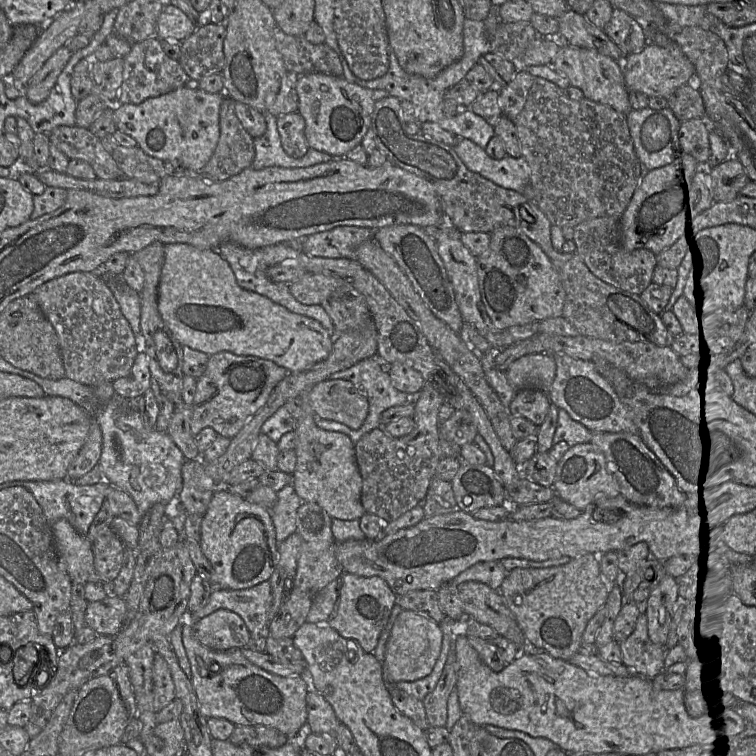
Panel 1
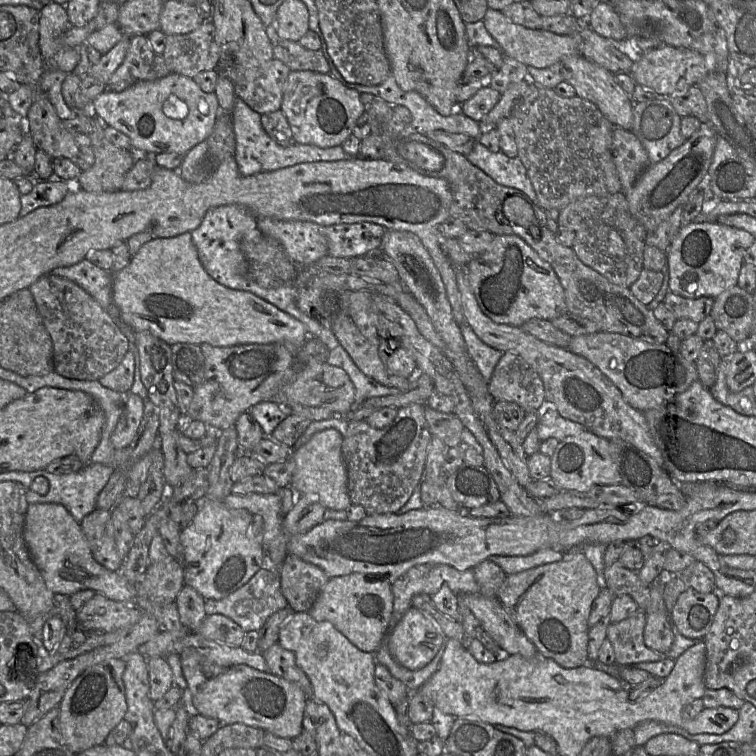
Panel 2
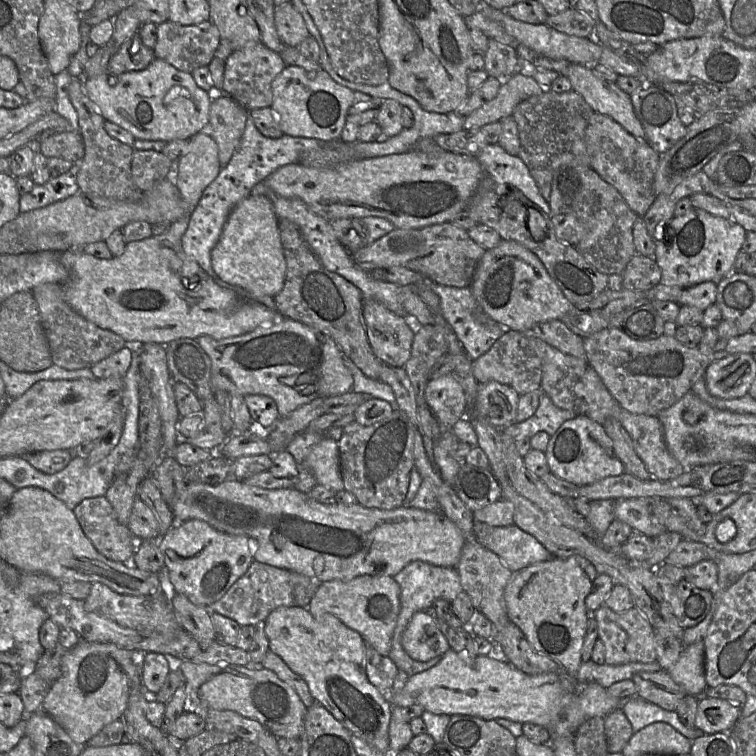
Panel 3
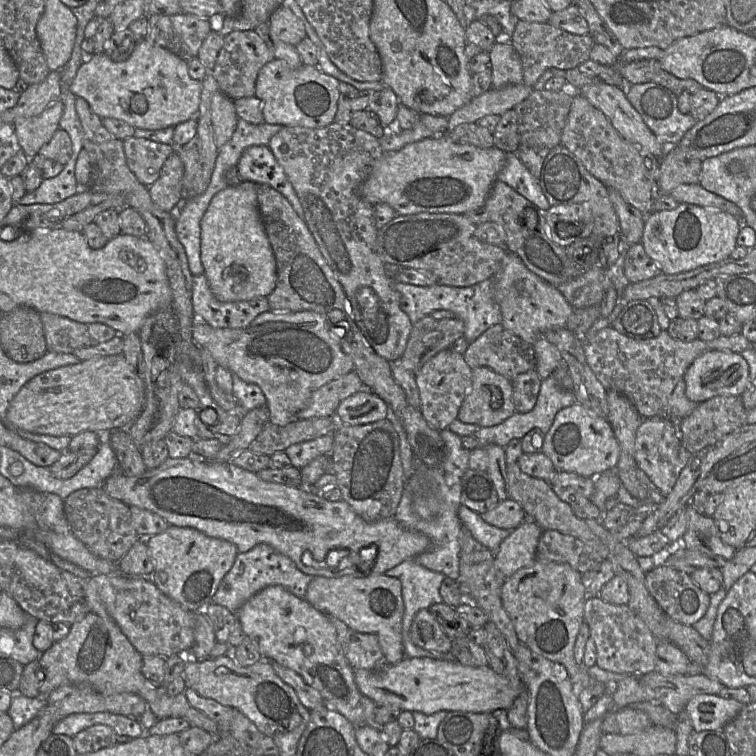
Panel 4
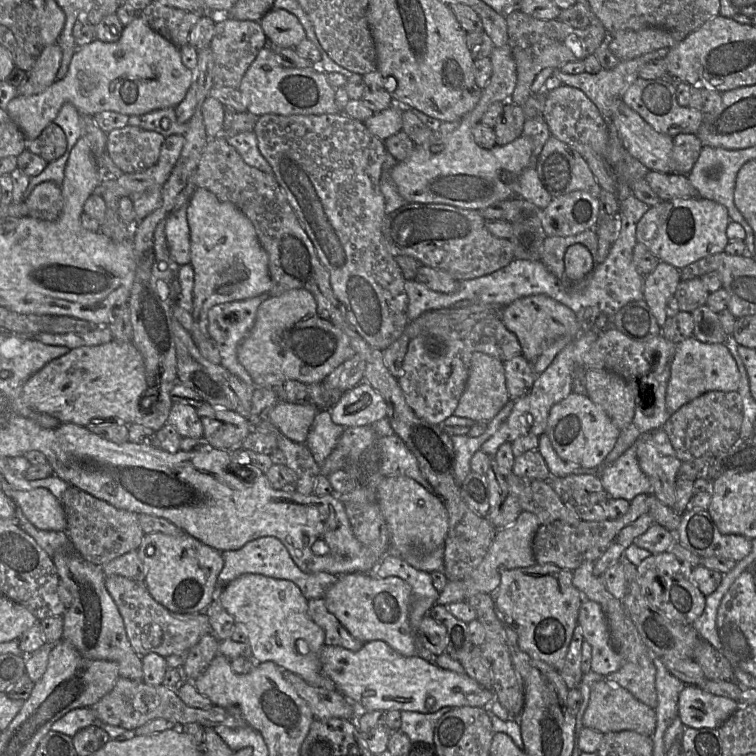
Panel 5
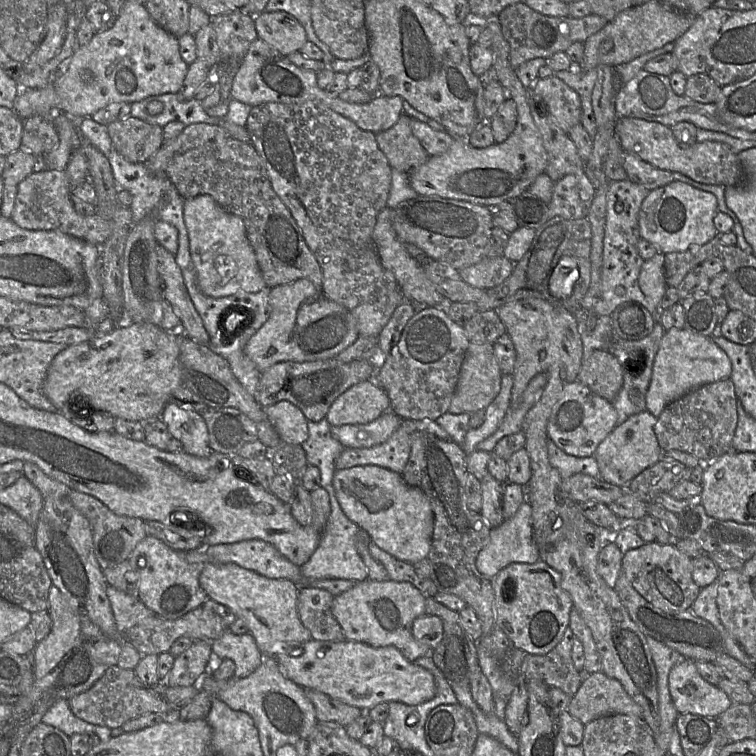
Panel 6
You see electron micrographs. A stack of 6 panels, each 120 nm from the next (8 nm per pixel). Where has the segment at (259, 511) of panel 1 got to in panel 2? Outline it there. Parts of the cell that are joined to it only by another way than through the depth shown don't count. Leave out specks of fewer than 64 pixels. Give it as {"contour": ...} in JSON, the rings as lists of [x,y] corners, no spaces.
{"contour":[[[234,426],[218,431],[216,451],[208,466],[209,487],[199,502],[199,509],[192,522],[181,529],[180,542],[182,546],[181,563],[184,571],[184,583],[195,589],[204,599],[218,600],[234,592],[262,567],[266,566],[266,552],[261,542],[256,541],[252,533],[254,515],[245,509],[230,509],[225,505],[225,498],[232,493],[233,482],[229,476],[229,469],[239,456],[237,431]]]}

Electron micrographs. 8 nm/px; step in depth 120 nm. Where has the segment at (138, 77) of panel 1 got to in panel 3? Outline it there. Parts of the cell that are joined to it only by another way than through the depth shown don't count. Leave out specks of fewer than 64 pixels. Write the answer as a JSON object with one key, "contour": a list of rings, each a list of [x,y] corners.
{"contour":[[[136,33],[111,56],[108,73],[119,75],[124,72],[144,70],[154,58],[156,58],[154,50],[144,45],[139,34]]]}

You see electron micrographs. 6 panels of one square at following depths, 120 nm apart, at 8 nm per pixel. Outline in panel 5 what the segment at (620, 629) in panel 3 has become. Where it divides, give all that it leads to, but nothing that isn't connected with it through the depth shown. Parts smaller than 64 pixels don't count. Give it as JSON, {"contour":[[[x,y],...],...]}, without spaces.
{"contour":[[[583,598],[579,608],[577,625],[582,628],[584,640],[592,648],[591,670],[600,675],[617,671],[623,664],[623,659],[611,644],[608,622],[600,604]]]}

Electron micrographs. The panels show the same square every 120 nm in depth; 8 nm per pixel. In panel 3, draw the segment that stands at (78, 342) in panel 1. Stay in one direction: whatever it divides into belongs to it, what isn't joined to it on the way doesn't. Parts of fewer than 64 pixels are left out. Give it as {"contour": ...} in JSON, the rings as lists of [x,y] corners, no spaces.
{"contour":[[[46,282],[32,289],[42,327],[49,343],[53,364],[68,370],[91,367],[126,346],[126,341],[115,332],[102,328],[82,317],[65,299],[62,283]]]}

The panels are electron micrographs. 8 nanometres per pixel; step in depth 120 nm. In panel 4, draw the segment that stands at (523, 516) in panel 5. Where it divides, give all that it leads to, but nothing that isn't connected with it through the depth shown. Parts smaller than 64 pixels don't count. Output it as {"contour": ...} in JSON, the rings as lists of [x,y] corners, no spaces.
{"contour":[[[526,519],[501,542],[495,552],[495,566],[505,578],[533,565],[542,532],[543,529],[535,521]]]}

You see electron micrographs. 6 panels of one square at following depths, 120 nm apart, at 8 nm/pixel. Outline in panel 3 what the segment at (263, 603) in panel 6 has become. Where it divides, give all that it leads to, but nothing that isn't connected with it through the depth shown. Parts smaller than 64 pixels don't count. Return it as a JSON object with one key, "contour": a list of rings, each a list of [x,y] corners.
{"contour":[[[296,605],[274,609],[263,622],[269,641],[269,650],[277,654],[288,667],[301,676],[308,685],[312,697],[324,706],[345,728],[377,750],[390,754],[389,724],[392,705],[387,693],[382,693],[368,680],[365,672],[365,641],[359,633],[345,626],[329,613],[313,616],[307,608]]]}

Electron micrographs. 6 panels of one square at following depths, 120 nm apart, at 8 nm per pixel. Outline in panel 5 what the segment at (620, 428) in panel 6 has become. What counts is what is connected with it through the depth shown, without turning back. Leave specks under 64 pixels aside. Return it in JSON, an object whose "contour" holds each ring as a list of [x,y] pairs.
{"contour":[[[635,443],[616,461],[598,471],[609,497],[631,501],[639,494],[652,494],[653,488],[647,475],[641,470]]]}

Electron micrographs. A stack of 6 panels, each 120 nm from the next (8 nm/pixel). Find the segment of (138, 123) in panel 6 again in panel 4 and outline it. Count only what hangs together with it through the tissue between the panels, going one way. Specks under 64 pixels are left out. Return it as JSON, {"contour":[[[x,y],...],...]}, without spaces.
{"contour":[[[134,135],[124,139],[123,145],[130,171],[147,187],[158,179],[163,164],[174,152],[171,144],[137,138]]]}

